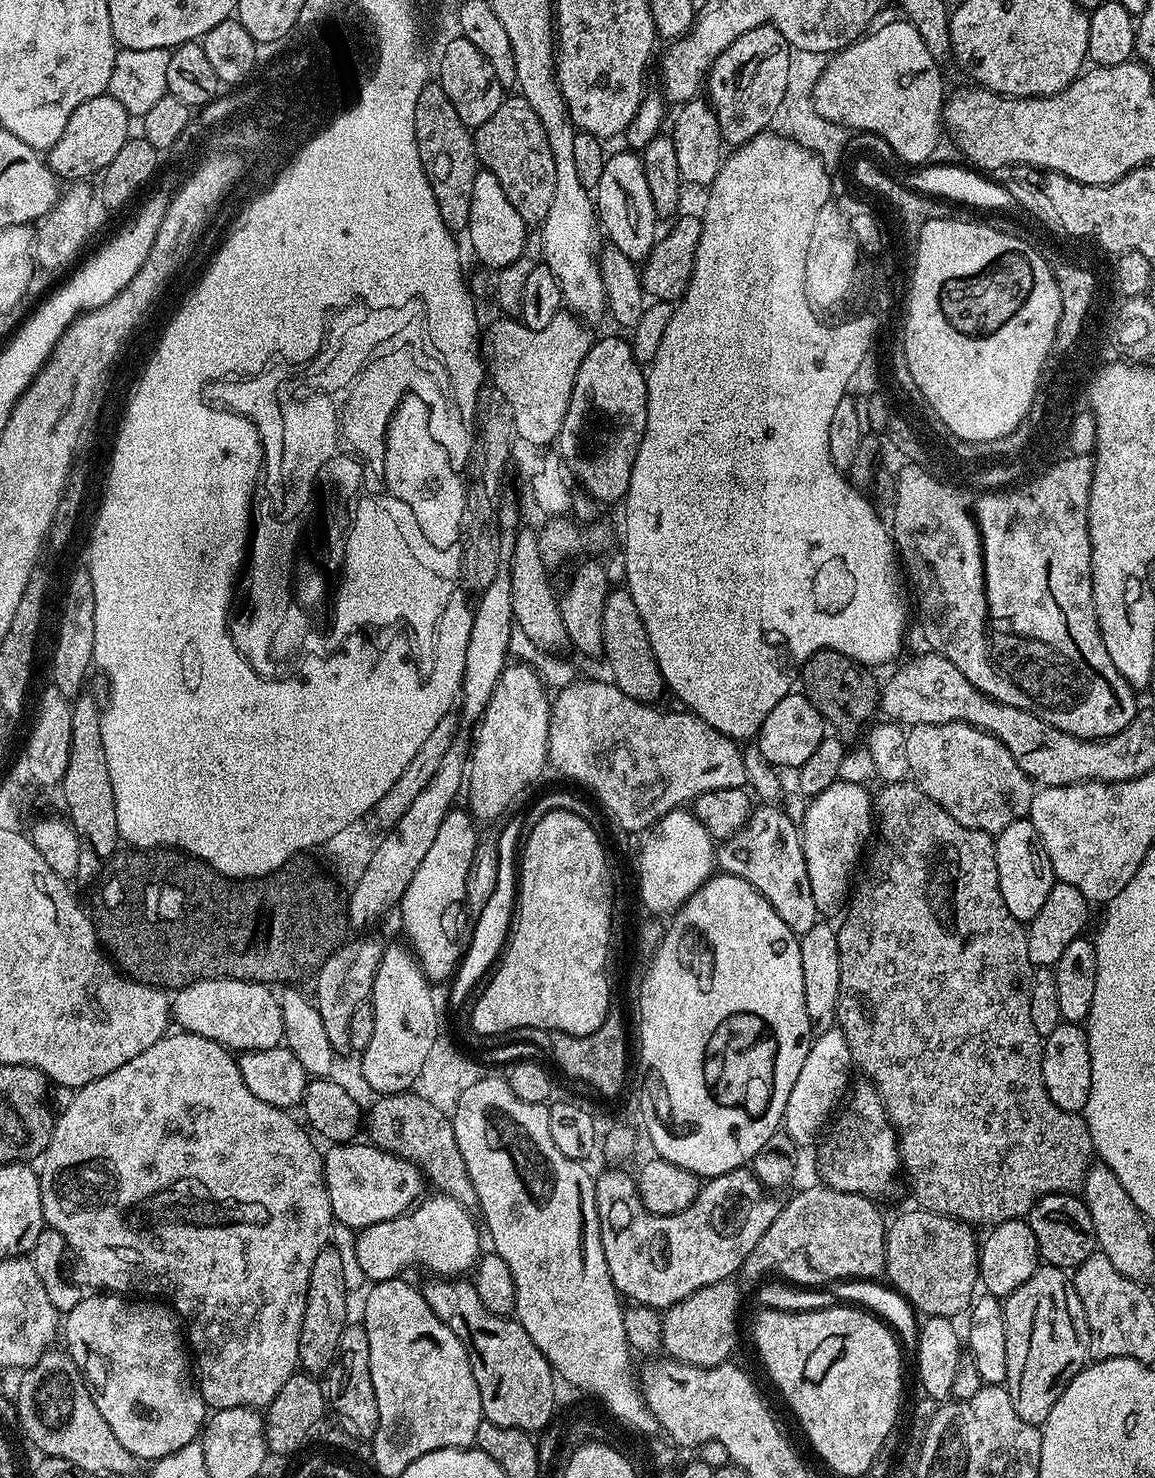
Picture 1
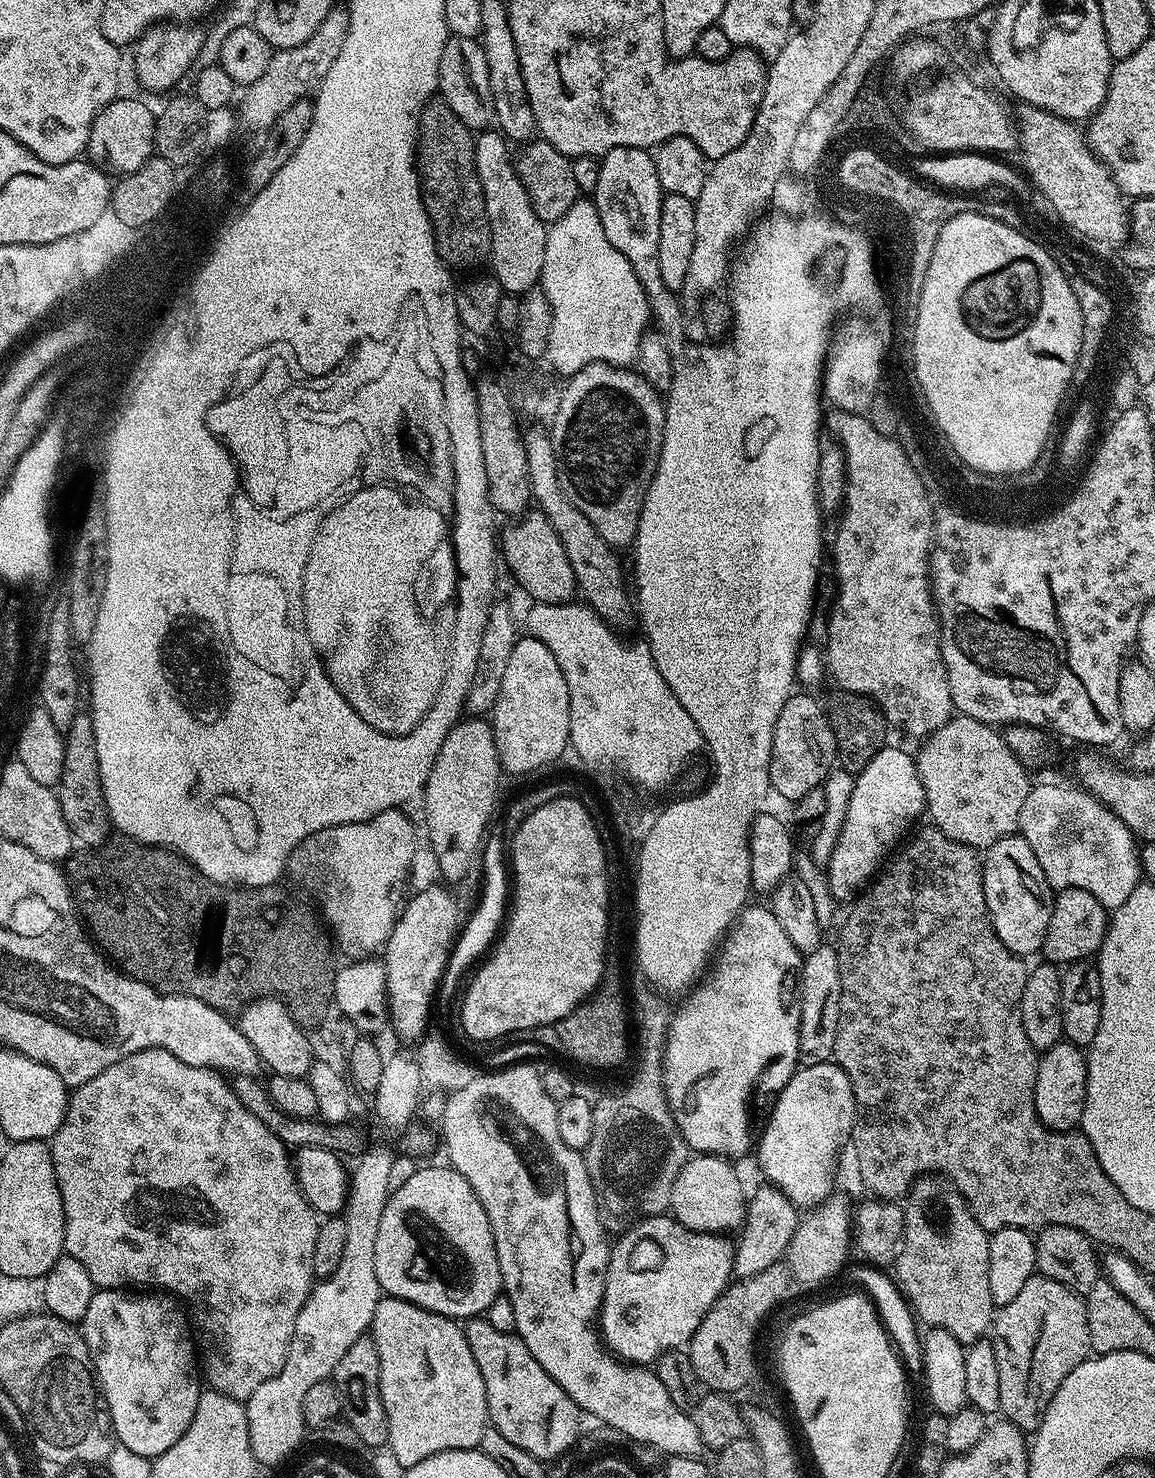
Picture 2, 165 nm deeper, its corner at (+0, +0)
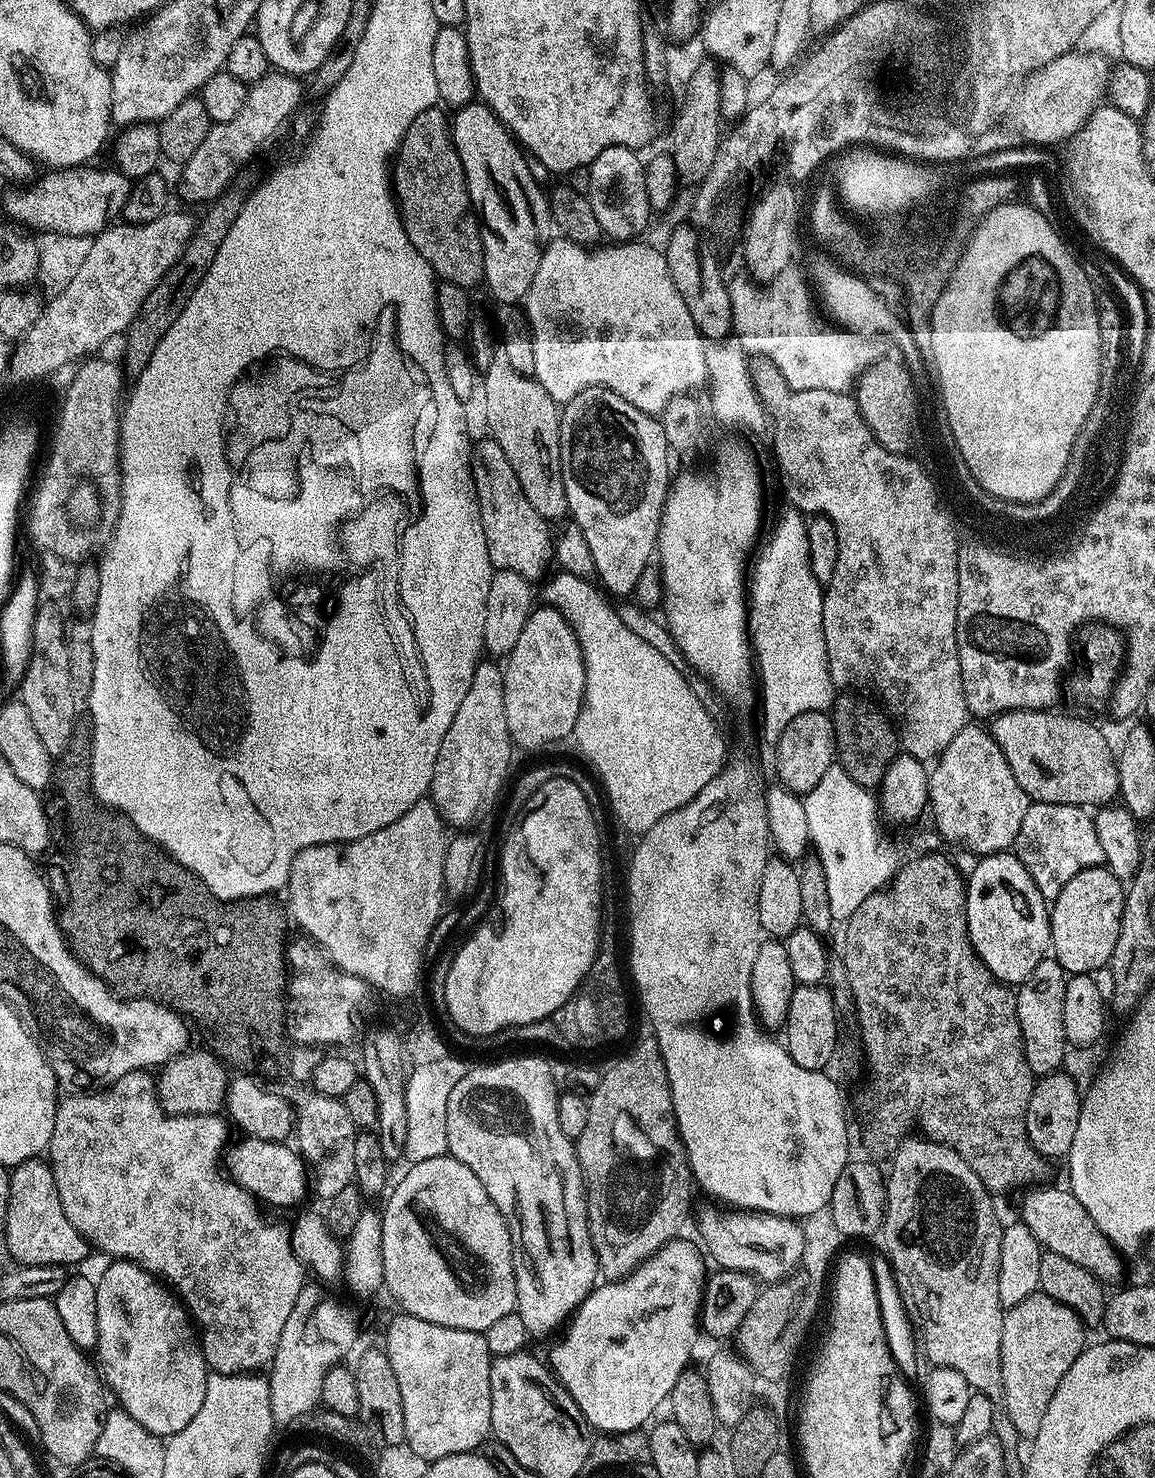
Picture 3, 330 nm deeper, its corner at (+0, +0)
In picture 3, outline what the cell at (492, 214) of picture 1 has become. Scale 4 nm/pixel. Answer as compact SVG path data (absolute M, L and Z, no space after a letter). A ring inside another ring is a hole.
M473 102L455 109L450 127L458 158L462 158L462 170L466 174L472 207L480 222L480 237L484 247L483 283L488 284L488 292L496 299L497 305L519 305L530 290L530 282L534 282L534 274L538 274L538 262L542 262L544 247L554 232L549 197L545 189L534 182L527 165L529 157L524 149L516 143L512 133L492 113L487 103Z

